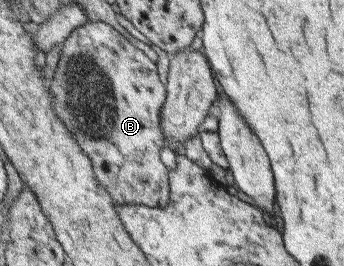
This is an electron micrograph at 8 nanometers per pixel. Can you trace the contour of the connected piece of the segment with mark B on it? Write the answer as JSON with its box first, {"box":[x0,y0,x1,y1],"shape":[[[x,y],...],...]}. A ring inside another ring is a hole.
{"box":[47,21,169,208],"shape":[[[87,21],[74,29],[61,45],[56,70],[47,87],[57,115],[66,119],[66,127],[78,135],[78,143],[86,147],[90,161],[94,159],[94,173],[98,175],[98,181],[106,187],[114,203],[163,208],[168,202],[169,185],[166,183],[166,167],[158,159],[160,147],[164,145],[159,119],[164,103],[164,85],[158,81],[154,63],[103,21]]]}

